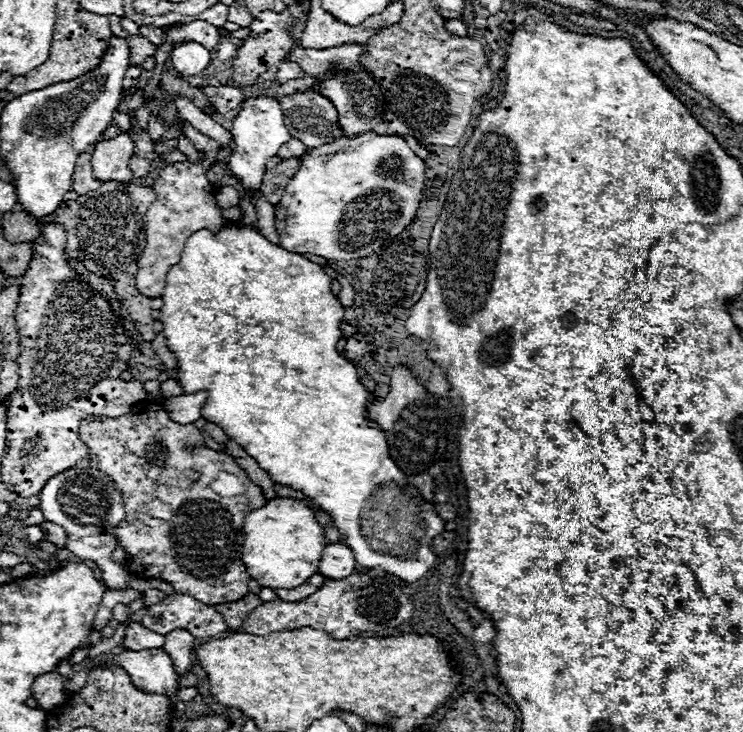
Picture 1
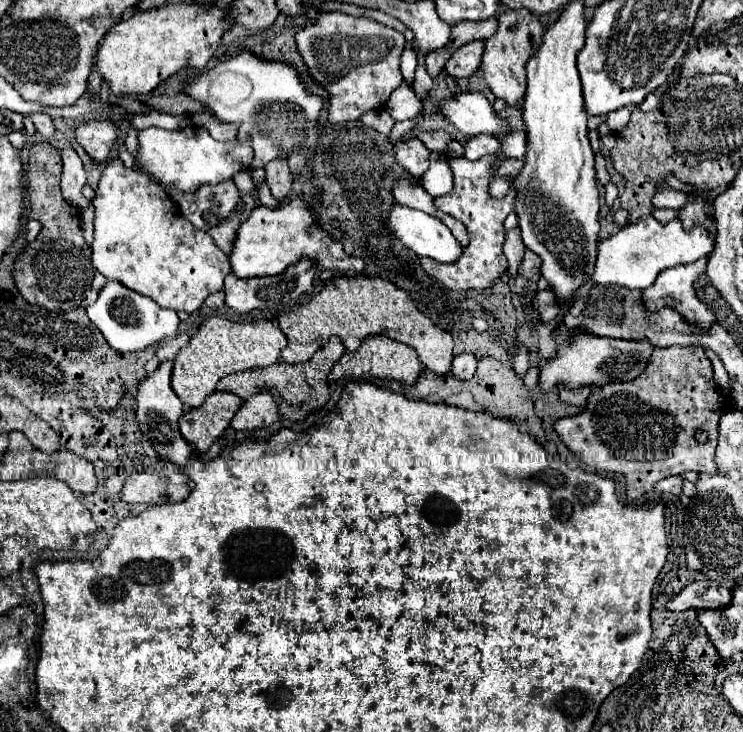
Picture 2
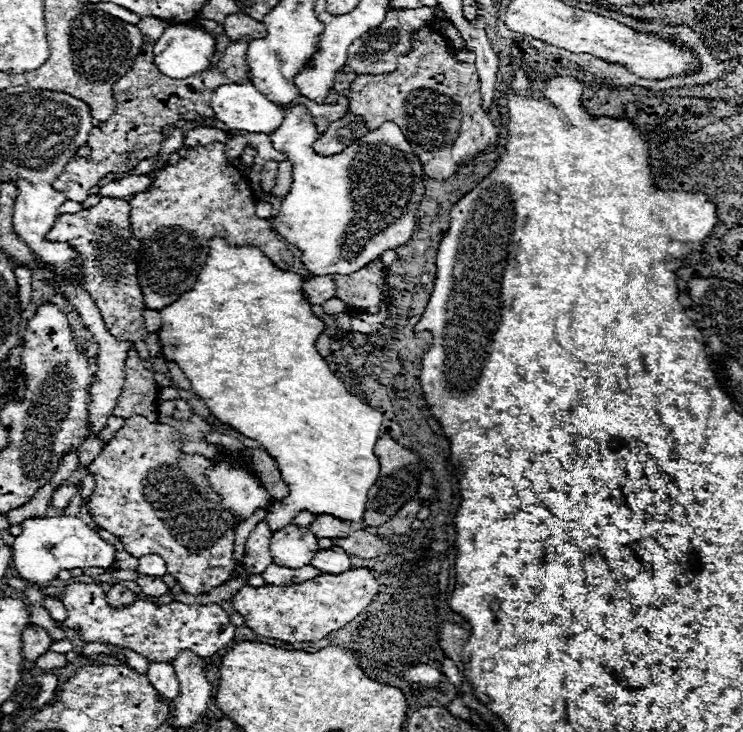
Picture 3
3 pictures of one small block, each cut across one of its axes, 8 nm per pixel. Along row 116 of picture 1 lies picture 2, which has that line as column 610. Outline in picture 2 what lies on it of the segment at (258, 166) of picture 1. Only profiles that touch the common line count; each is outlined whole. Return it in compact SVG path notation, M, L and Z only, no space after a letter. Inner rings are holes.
M648 216L638 220L636 224L628 224L614 232L610 238L600 240L598 244L598 260L592 272L592 282L598 286L618 284L630 290L644 290L648 288L656 276L672 266L690 264L698 258L708 256L714 250L714 236L710 236L702 226L696 226L692 232L684 232L678 220L668 222L662 226L656 218Z

